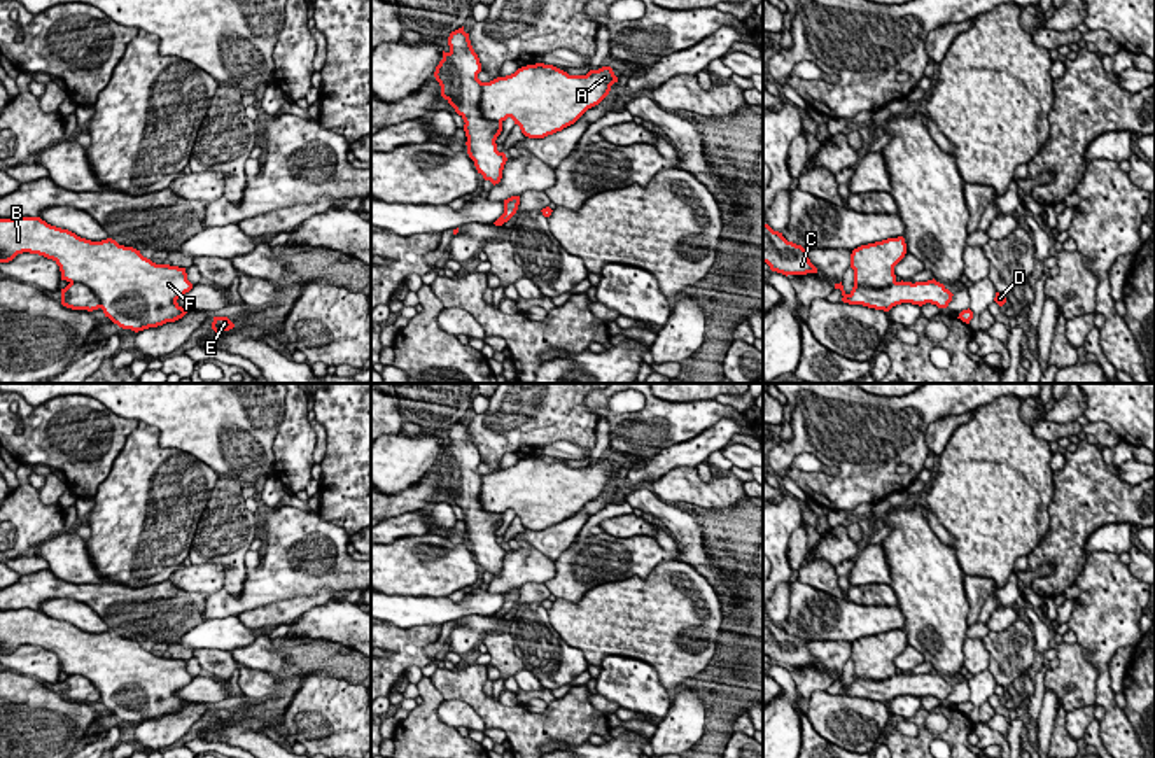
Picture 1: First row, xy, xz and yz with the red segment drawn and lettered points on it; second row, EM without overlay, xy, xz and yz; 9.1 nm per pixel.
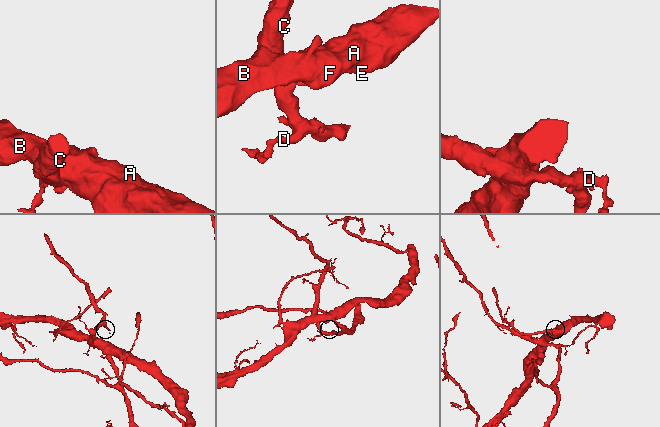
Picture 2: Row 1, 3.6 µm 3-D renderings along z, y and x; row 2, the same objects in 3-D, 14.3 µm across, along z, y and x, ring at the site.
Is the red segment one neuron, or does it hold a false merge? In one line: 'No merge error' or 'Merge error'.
Merge error

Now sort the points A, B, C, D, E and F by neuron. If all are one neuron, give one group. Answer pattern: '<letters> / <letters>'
A B E F / C D

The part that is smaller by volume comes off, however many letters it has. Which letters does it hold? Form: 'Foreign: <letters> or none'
Foreign: C, D

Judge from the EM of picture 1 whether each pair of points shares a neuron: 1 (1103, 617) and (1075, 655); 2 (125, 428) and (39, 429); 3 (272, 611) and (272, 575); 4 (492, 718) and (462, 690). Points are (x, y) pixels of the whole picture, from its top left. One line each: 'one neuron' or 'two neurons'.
1: two neurons
2: one neuron
3: two neurons
4: one neuron

